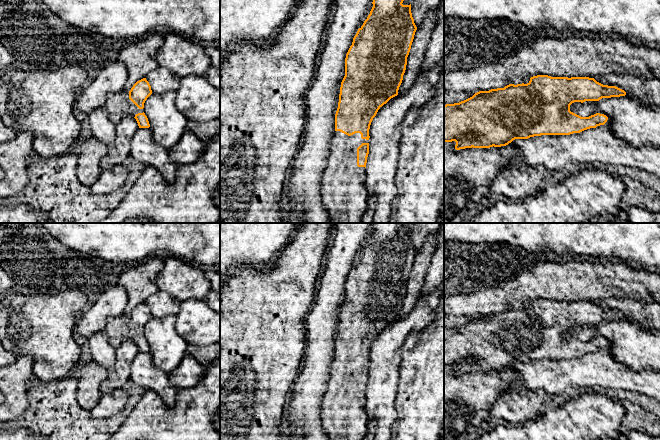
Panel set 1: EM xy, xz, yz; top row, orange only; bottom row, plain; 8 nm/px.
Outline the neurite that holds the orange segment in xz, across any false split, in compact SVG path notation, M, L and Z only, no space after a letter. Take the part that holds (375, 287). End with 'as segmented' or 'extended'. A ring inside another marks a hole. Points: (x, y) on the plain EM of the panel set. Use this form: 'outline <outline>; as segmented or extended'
outline M373 223L373 231L364 245L363 249L358 253L353 262L352 269L350 270L345 282L345 300L341 306L338 332L335 338L335 355L330 367L330 378L328 380L327 390L321 402L321 423L329 440L363 440L368 431L368 419L365 411L366 405L366 387L369 378L369 353L373 342L376 340L378 334L386 328L391 322L398 319L399 311L403 304L403 299L406 294L407 281L409 279L411 269L414 263L417 251L411 237L411 228L403 229L405 223Z; extended

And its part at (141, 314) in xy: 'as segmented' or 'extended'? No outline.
extended

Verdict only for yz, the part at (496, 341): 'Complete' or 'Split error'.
Complete

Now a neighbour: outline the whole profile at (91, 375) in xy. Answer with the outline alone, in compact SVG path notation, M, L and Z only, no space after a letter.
M91 360L77 369L76 400L84 410L91 410L101 399L100 386L108 376L108 368Z

